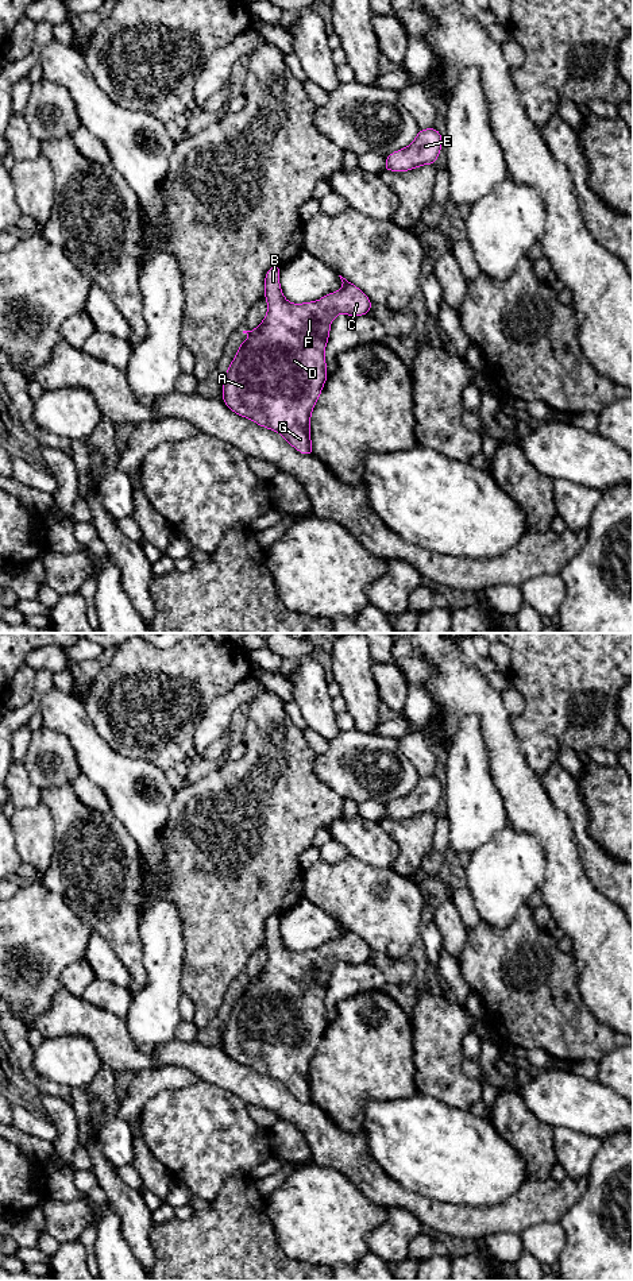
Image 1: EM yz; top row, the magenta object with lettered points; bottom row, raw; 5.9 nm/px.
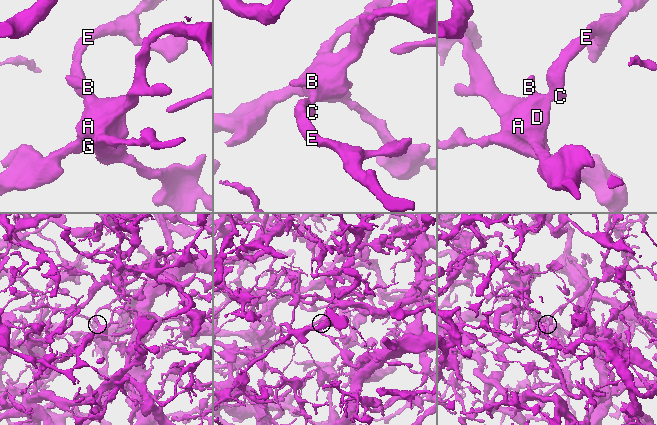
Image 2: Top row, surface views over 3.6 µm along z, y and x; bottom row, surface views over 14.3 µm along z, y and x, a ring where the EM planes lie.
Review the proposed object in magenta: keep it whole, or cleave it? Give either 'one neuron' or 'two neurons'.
one neuron

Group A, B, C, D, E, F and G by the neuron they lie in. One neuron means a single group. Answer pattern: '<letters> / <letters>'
A B C D E F G

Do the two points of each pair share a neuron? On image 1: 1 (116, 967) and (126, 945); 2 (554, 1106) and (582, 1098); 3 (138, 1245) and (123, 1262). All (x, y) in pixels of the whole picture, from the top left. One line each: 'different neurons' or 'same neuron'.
1: different neurons
2: same neuron
3: different neurons

